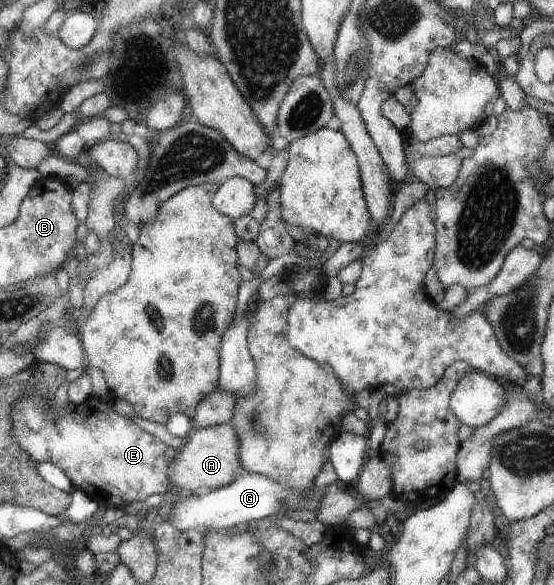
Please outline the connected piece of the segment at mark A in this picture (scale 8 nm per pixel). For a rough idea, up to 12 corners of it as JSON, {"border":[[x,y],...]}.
{"border":[[228,423],[192,428],[170,466],[182,493],[230,486],[244,472]]}

